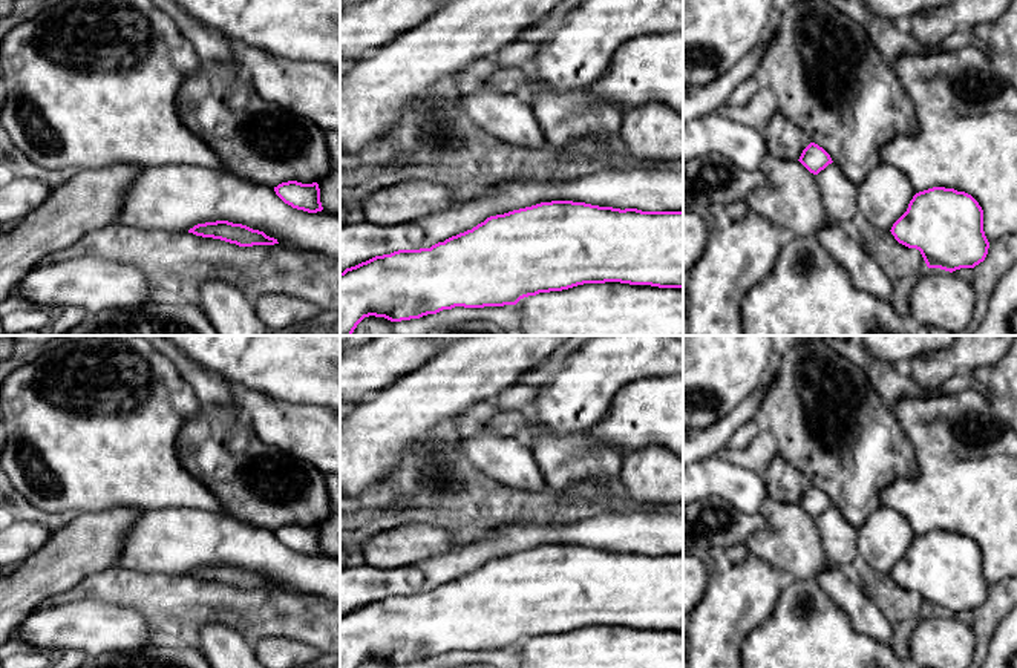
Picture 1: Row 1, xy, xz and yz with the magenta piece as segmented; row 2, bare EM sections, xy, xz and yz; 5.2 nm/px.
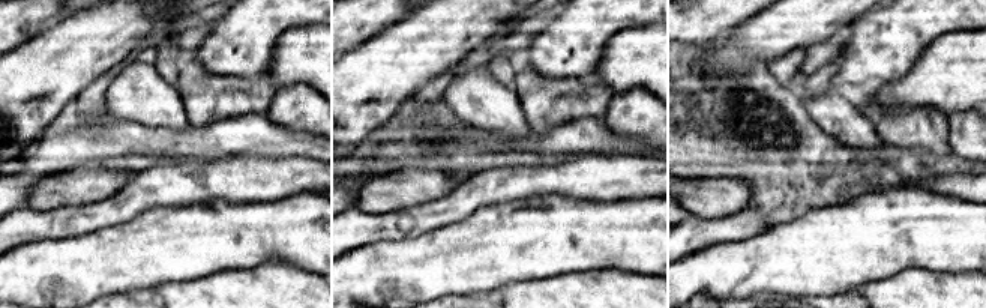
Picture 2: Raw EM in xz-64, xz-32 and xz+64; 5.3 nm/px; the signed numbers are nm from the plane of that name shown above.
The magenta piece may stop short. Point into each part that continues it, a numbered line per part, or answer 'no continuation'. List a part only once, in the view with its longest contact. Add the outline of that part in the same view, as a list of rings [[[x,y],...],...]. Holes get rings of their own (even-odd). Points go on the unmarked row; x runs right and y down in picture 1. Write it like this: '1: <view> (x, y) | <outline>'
1: xz (650, 532) | [[[645,507],[642,512],[626,515],[602,513],[565,524],[512,522],[495,527],[486,538],[464,545],[456,552],[430,556],[404,567],[378,568],[366,562],[357,567],[346,567],[340,570],[340,616],[375,599],[391,598],[398,593],[430,591],[438,585],[472,573],[490,559],[551,544],[585,545],[620,553],[683,555],[683,513]]]

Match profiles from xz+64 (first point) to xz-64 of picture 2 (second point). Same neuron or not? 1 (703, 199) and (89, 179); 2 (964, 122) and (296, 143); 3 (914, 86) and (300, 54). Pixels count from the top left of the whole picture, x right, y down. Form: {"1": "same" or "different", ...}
{"1": "same", "2": "different", "3": "same"}

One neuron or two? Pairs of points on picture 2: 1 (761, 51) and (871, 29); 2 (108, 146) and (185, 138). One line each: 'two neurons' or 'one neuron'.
1: two neurons
2: one neuron

